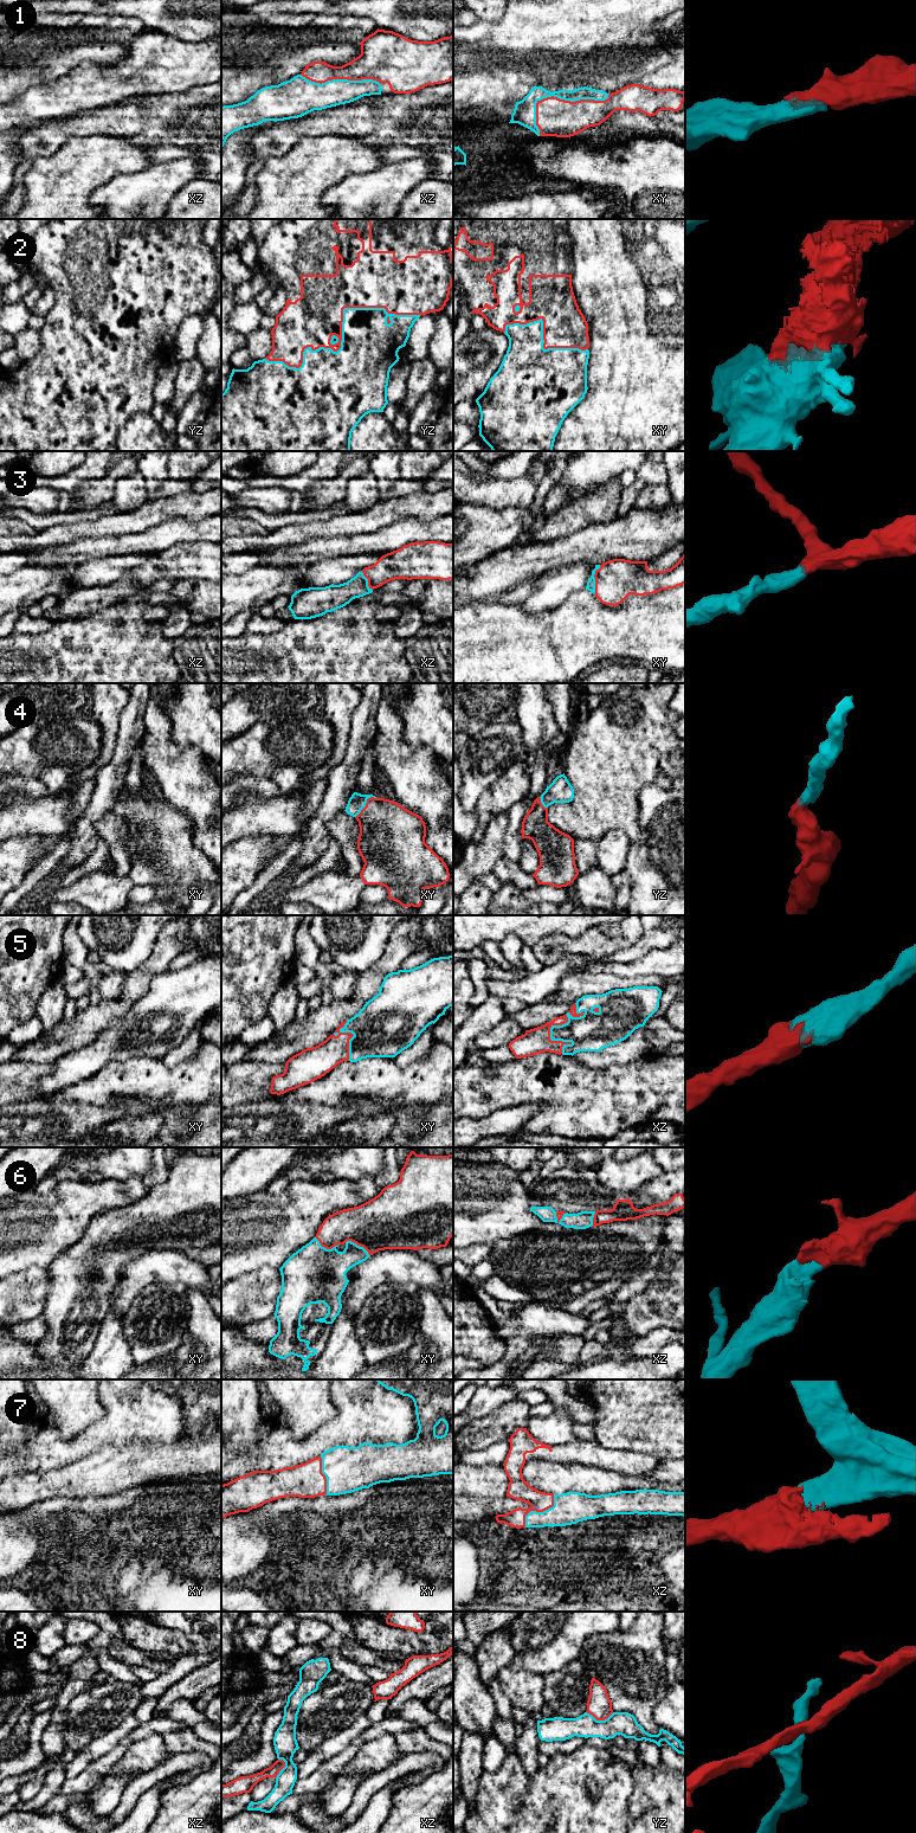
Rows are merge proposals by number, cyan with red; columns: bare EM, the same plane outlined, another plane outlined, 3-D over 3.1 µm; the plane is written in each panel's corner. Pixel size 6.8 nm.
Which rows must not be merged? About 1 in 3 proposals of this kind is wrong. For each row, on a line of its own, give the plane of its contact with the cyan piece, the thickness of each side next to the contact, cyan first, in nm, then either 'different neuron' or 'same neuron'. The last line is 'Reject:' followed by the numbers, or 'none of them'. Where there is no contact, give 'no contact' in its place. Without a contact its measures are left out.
1: contact in xy; calibres 160 and 260 nm; same neuron
2: contact in yz; calibres 400 and 360 nm; same neuron
3: contact in xy; calibres 60 and 280 nm; same neuron
4: contact in xy; calibres 110 and 400 nm; same neuron
5: contact in xz; calibres 240 and 170 nm; same neuron
6: contact in xy; calibres 380 and 220 nm; same neuron
7: contact in xz; calibres 220 and 150 nm; same neuron
8: contact in yz; calibres 160 and 170 nm; different neuron
Reject: 8

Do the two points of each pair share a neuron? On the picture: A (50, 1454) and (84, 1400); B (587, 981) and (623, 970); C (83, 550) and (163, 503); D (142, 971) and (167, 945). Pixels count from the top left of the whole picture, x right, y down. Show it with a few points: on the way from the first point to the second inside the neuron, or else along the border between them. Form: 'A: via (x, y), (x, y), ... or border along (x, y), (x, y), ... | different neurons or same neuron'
A: border along (43, 1417), (65, 1439), (88, 1428) | different neurons
B: border along (584, 970), (613, 973), (623, 977), (638, 977) | different neurons
C: border along (136, 531), (90, 535), (82, 539) | different neurons
D: via (149, 965), (162, 952) | same neuron

